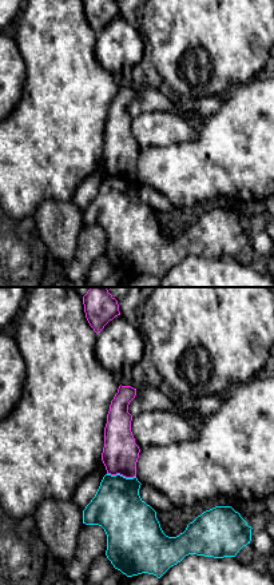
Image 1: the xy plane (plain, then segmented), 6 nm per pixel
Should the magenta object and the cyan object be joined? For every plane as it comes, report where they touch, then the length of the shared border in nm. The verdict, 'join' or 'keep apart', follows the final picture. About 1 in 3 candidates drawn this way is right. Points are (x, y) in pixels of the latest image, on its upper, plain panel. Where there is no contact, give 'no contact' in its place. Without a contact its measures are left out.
meets magenta at (122, 175); contact 180 nm long

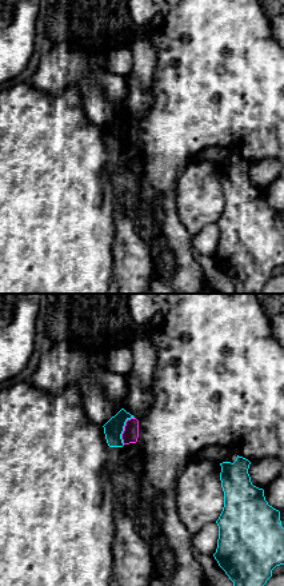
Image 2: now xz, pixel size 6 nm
meets magenta at (124, 130); contact 180 nm long

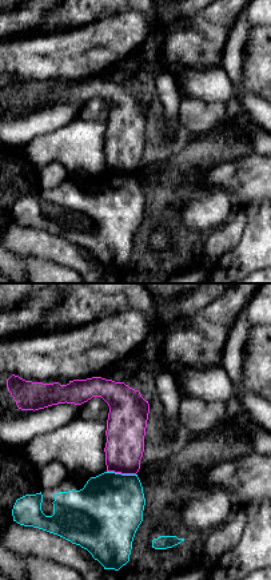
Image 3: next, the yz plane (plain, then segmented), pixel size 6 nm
meets magenta at (122, 174); contact 180 nm long

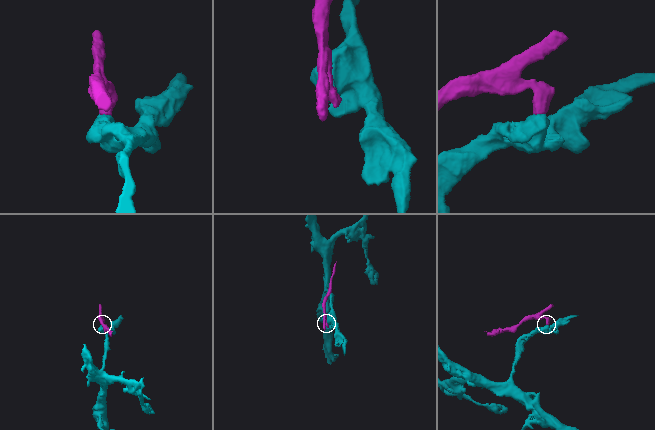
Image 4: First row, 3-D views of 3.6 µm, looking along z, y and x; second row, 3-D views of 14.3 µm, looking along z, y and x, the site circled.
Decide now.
keep apart

